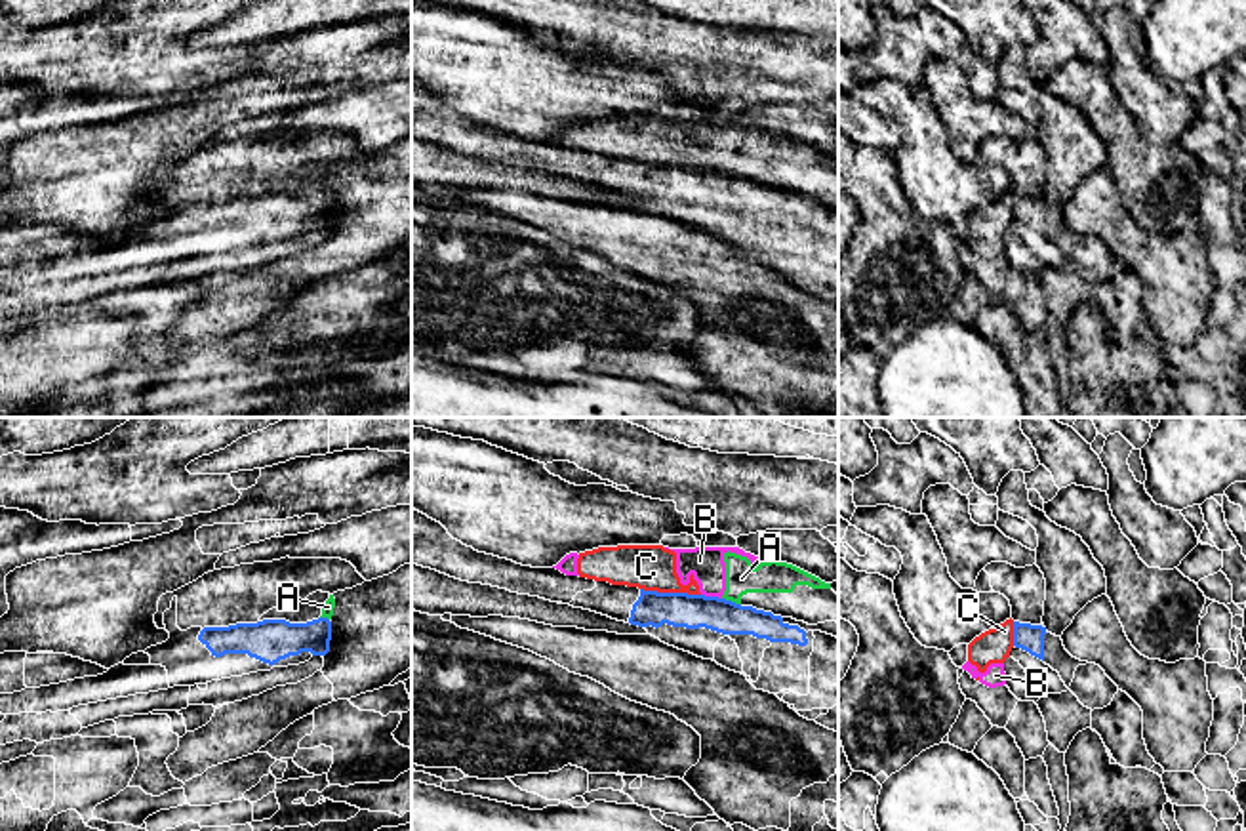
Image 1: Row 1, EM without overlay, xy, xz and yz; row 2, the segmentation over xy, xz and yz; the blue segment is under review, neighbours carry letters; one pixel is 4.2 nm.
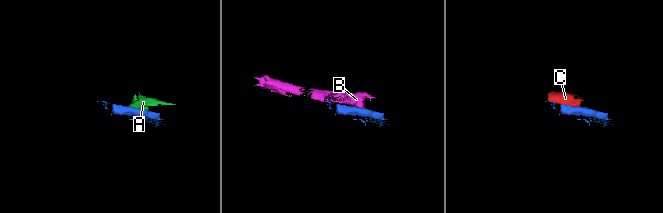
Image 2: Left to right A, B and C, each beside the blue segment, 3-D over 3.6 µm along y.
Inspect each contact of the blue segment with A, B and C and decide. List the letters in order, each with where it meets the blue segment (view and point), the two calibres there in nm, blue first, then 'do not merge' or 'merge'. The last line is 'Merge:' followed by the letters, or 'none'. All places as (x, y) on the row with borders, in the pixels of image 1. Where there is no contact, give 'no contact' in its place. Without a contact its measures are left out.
A: contact xz (730, 601); calibres 140 and 140 nm; do not merge
B: contact xz (711, 597); calibres 150 and 150 nm; do not merge
C: contact xz (671, 593); calibres 150 and 190 nm; do not merge
Merge: none

